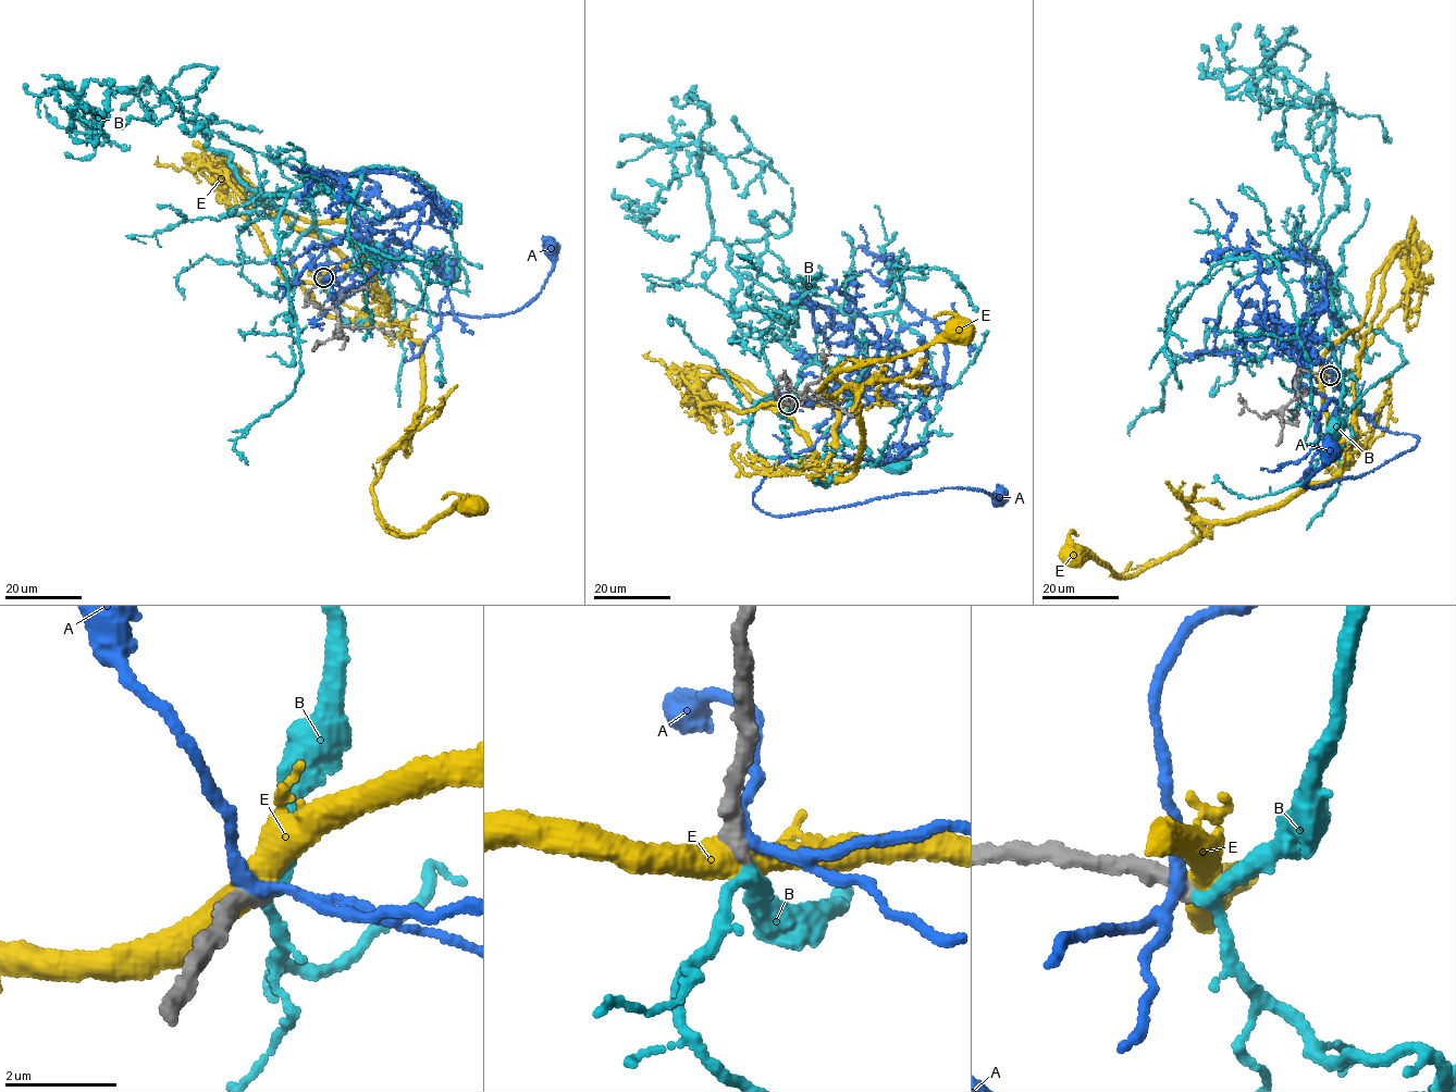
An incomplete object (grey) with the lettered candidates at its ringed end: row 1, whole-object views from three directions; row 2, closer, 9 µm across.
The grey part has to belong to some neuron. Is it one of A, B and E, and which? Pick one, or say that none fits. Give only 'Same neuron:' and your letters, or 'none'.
Same neuron: B

